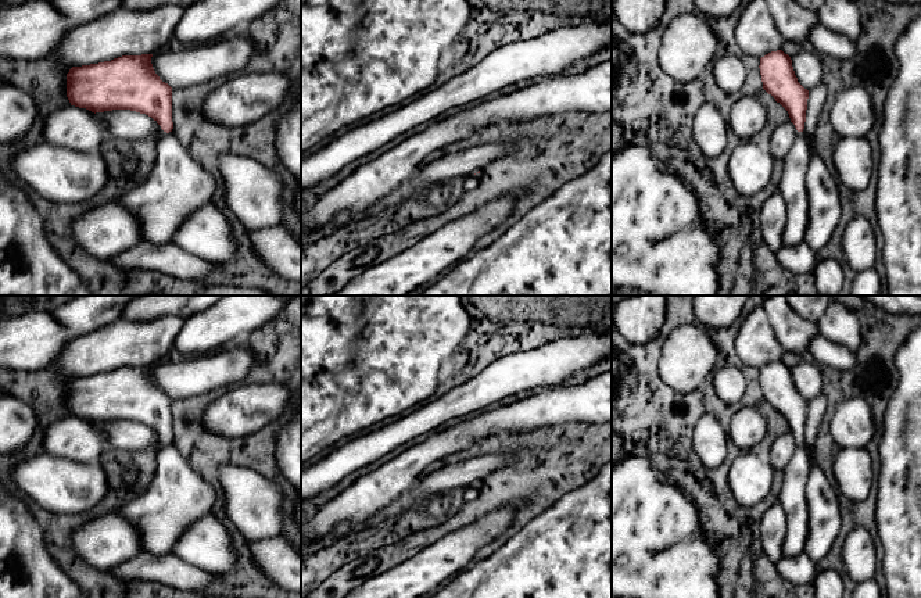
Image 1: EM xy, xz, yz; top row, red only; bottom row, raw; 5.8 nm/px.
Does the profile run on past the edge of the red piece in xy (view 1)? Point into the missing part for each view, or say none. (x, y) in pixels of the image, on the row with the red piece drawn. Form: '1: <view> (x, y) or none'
1: none

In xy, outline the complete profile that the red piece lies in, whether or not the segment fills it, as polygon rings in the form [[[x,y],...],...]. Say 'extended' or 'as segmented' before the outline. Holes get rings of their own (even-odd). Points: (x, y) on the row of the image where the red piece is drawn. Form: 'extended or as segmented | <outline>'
as segmented | [[[153,54],[122,55],[72,67],[67,74],[67,97],[71,105],[94,114],[136,111],[151,117],[164,132],[172,132],[172,87],[155,74],[151,57]]]

